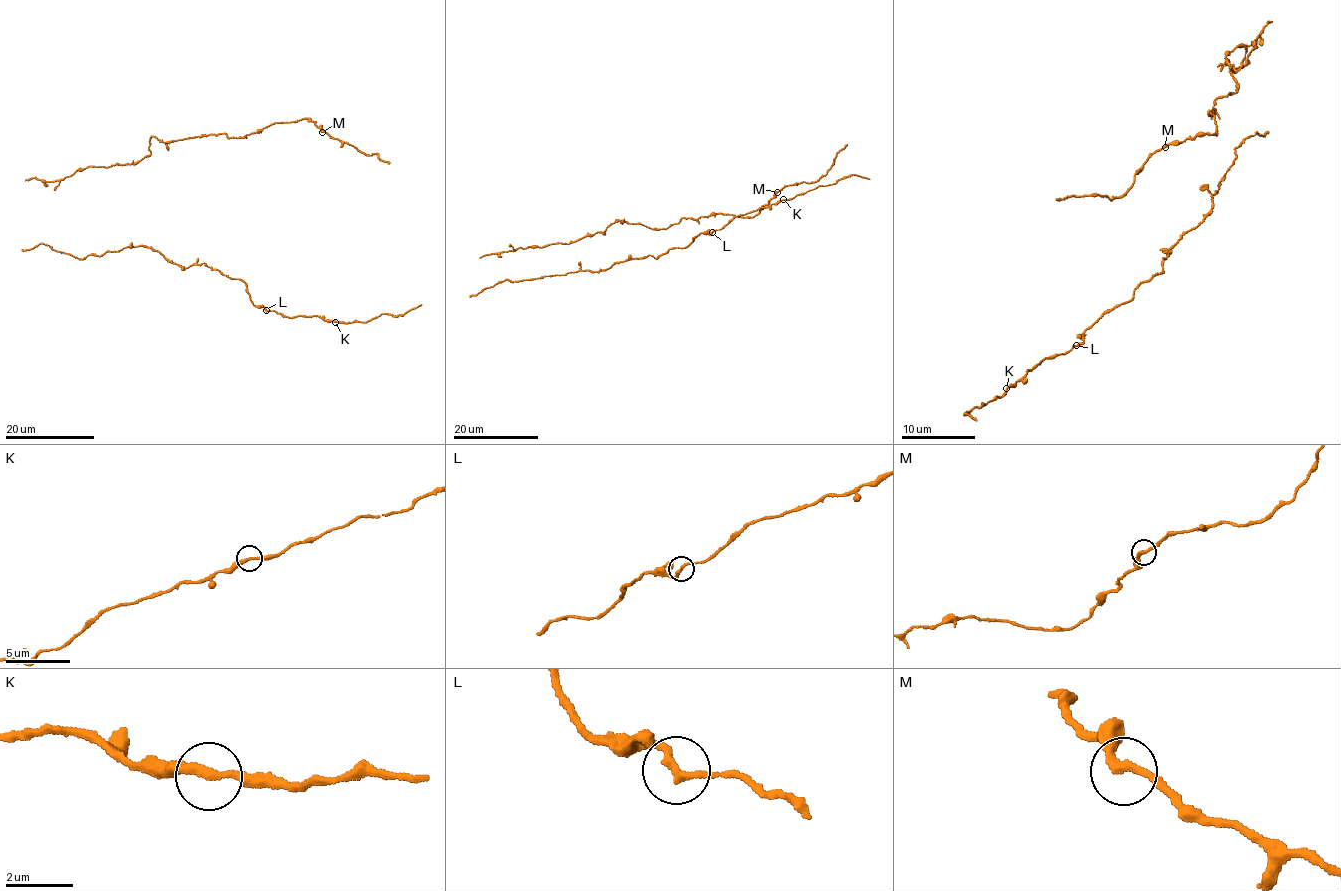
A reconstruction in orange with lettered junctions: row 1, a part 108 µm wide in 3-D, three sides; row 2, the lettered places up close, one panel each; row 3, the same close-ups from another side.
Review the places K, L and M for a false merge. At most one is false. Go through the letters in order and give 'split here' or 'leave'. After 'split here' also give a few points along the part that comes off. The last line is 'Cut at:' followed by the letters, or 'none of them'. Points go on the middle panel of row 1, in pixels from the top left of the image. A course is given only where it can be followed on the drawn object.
K: leave
L: leave
M: leave
Cut at: none of them

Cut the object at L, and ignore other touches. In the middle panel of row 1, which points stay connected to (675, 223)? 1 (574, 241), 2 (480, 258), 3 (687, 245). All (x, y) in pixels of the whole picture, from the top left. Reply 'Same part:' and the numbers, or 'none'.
Same part: 1, 2

